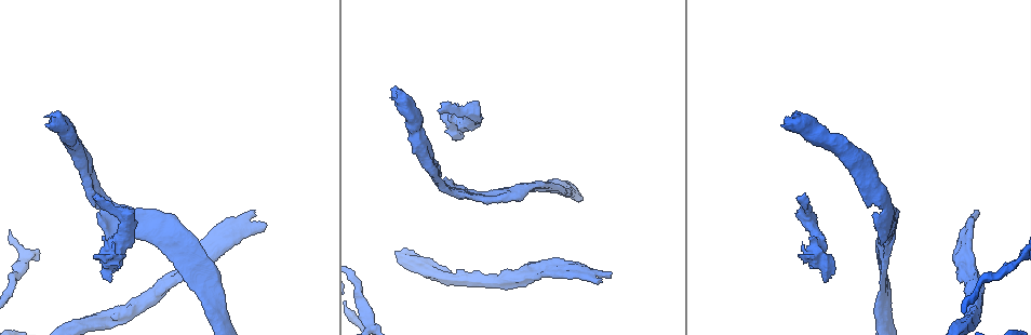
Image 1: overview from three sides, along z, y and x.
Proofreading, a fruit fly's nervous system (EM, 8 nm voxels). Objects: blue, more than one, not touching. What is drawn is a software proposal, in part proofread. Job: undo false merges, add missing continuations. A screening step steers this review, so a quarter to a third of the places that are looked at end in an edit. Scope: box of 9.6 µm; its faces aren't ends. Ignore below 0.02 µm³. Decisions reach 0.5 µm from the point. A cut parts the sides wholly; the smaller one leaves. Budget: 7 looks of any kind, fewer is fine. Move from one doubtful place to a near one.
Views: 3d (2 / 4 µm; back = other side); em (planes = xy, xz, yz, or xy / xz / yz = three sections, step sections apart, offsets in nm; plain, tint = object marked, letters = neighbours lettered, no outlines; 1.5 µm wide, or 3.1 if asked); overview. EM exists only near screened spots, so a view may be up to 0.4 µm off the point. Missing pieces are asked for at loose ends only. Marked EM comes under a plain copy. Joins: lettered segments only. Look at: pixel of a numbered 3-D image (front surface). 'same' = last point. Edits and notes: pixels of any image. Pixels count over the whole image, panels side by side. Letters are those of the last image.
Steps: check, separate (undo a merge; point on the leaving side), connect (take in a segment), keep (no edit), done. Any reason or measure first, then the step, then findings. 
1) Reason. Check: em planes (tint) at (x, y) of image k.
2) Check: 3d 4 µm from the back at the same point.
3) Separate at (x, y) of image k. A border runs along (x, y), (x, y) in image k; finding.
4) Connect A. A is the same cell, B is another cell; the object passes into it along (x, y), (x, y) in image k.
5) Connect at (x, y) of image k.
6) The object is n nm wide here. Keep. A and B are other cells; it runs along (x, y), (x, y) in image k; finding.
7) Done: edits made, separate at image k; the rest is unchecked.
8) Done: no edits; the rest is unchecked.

Two arms at a narrow angle. Check: em planes (tint) at (452, 194) of image 1.

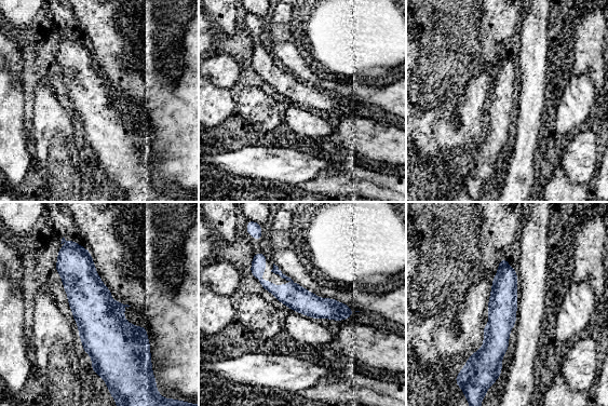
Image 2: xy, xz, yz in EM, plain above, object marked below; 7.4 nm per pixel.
Check: em planes (letters) at the same point.

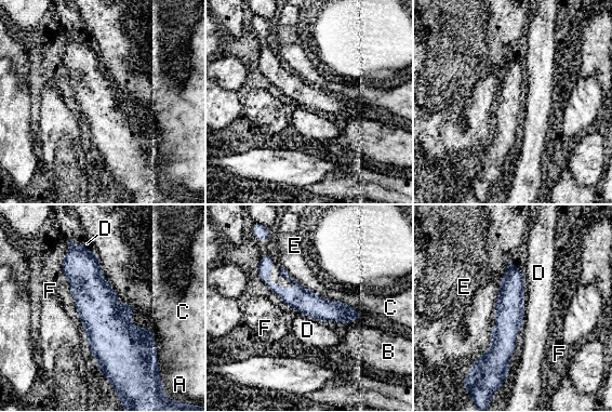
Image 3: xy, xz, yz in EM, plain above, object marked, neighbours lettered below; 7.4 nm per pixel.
The longest contact is with F, 550 nm. Keep. A, B, C, D, E and F are other cells; a border runs along (521, 271), (523, 278), (522, 328) in image 3; all the same neuron.

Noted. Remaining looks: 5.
Free end. Check: em planes (letters) at (102, 275) of image 1.

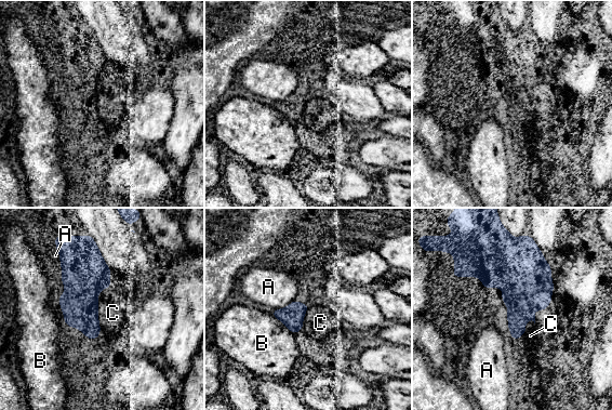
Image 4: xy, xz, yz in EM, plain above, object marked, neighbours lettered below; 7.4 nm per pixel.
The longest contact is with B, 240 nm. Connect C. C is the same cell, A and B are other cells; the object passes into it along (79, 303), (97, 319), (112, 313) in image 4; it goes on there.

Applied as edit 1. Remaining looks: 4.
Check: overview.

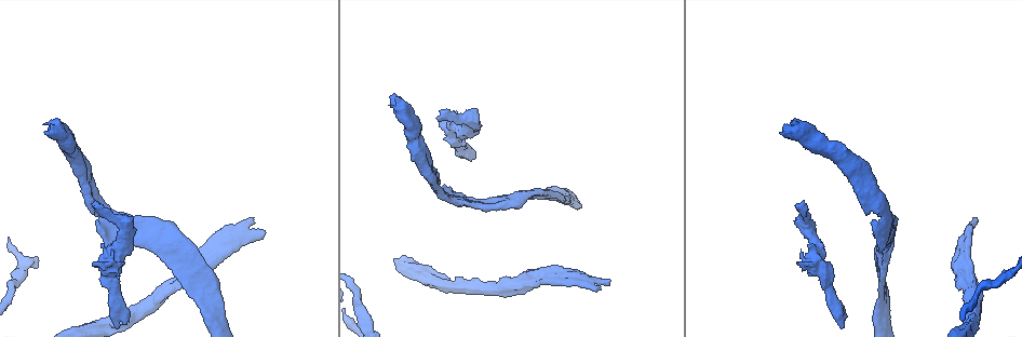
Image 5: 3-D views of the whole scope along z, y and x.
Two arms at a narrow angle. Check: 3d 2 µm at (541, 274) of image 5.

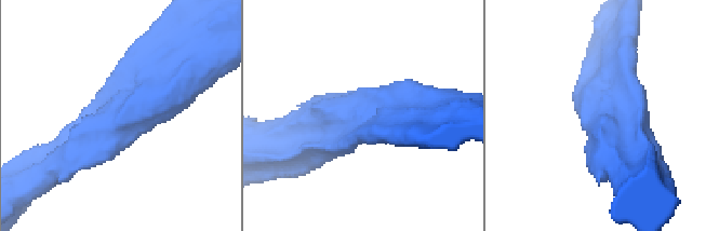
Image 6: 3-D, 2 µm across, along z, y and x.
3 arms meet here; the arms are 220, 240, 260 nm wide; now the EM. Check: em xz step 8 (tint) at (120, 114) of image 6.

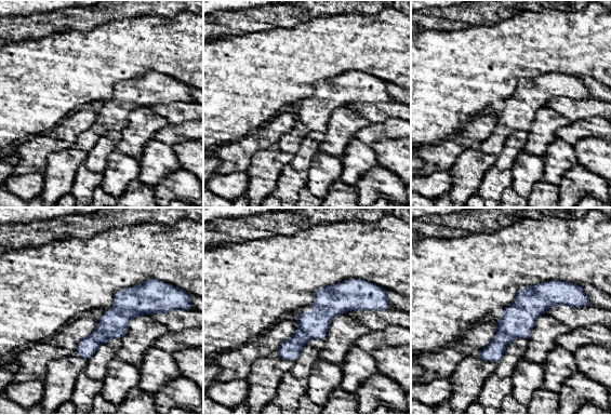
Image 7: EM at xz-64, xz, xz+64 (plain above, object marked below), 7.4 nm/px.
Cut it another way. Check: em planes (letters) at the same point.

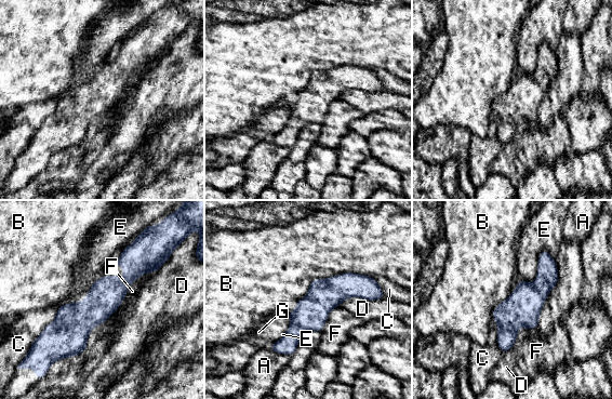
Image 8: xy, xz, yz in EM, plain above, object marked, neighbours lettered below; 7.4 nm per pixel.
The longest contact is with B, 550 nm. Keep. A, B, C, D, E, F and G are other cells; one neuron here.

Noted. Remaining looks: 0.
Done: edits made, connect at image 4; the rest is unchecked.

